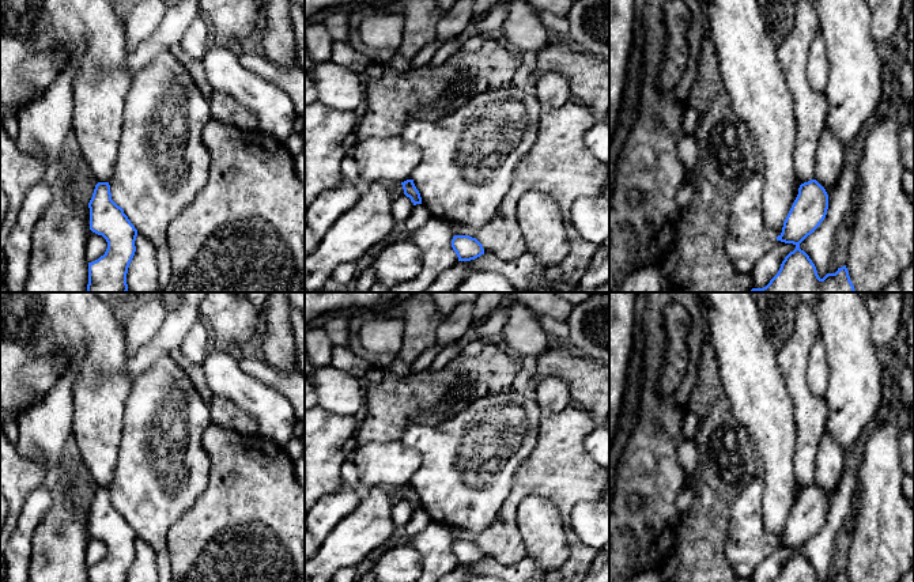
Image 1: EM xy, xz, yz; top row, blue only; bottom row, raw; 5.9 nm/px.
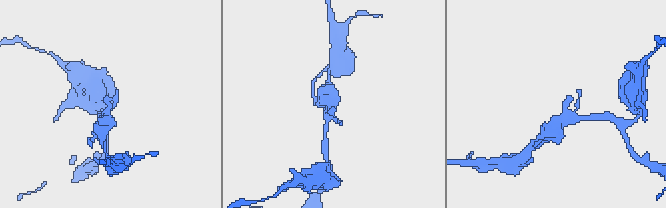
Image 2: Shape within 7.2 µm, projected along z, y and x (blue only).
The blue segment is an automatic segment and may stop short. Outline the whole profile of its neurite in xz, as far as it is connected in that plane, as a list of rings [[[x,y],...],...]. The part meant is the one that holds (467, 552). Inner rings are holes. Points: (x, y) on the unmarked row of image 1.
[[[454,540],[452,552],[456,556],[458,566],[471,566],[484,559],[483,549],[469,540]]]

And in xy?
[[[109,487],[95,490],[88,513],[90,534],[107,547],[105,559],[88,567],[88,582],[126,582],[136,556],[137,534],[112,504]]]

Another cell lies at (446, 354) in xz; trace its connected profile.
[[[452,344],[441,349],[434,362],[431,363],[431,371],[438,371],[445,367],[453,358],[461,355],[462,347],[458,344]]]

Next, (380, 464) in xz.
[[[373,441],[359,446],[351,460],[365,490],[412,484],[416,470],[423,464],[422,453],[401,441]]]

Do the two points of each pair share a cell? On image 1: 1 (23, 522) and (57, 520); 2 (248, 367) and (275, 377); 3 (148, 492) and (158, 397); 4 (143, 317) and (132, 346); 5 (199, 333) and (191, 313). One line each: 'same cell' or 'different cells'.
1: different cells
2: same cell
3: same cell
4: same cell
5: different cells

